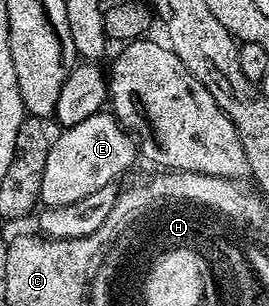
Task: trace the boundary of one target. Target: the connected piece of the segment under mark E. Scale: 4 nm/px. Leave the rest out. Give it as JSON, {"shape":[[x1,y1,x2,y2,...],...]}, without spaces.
{"shape":[[102,111,91,115,87,119,83,119,83,123,75,123,75,127,70,129,61,129,60,132,52,138,51,144,49,146,49,154,47,155,47,167,43,167,43,187,41,188,41,200,40,204,45,207,67,207,67,203,76,203,77,200,83,199,86,195,91,195,91,191,99,191,99,187,107,187,118,179,117,176,120,173,125,173,133,165,133,160,138,160,139,150,135,144,134,138,130,136,124,127,118,123,117,118,113,116,112,112]]}

